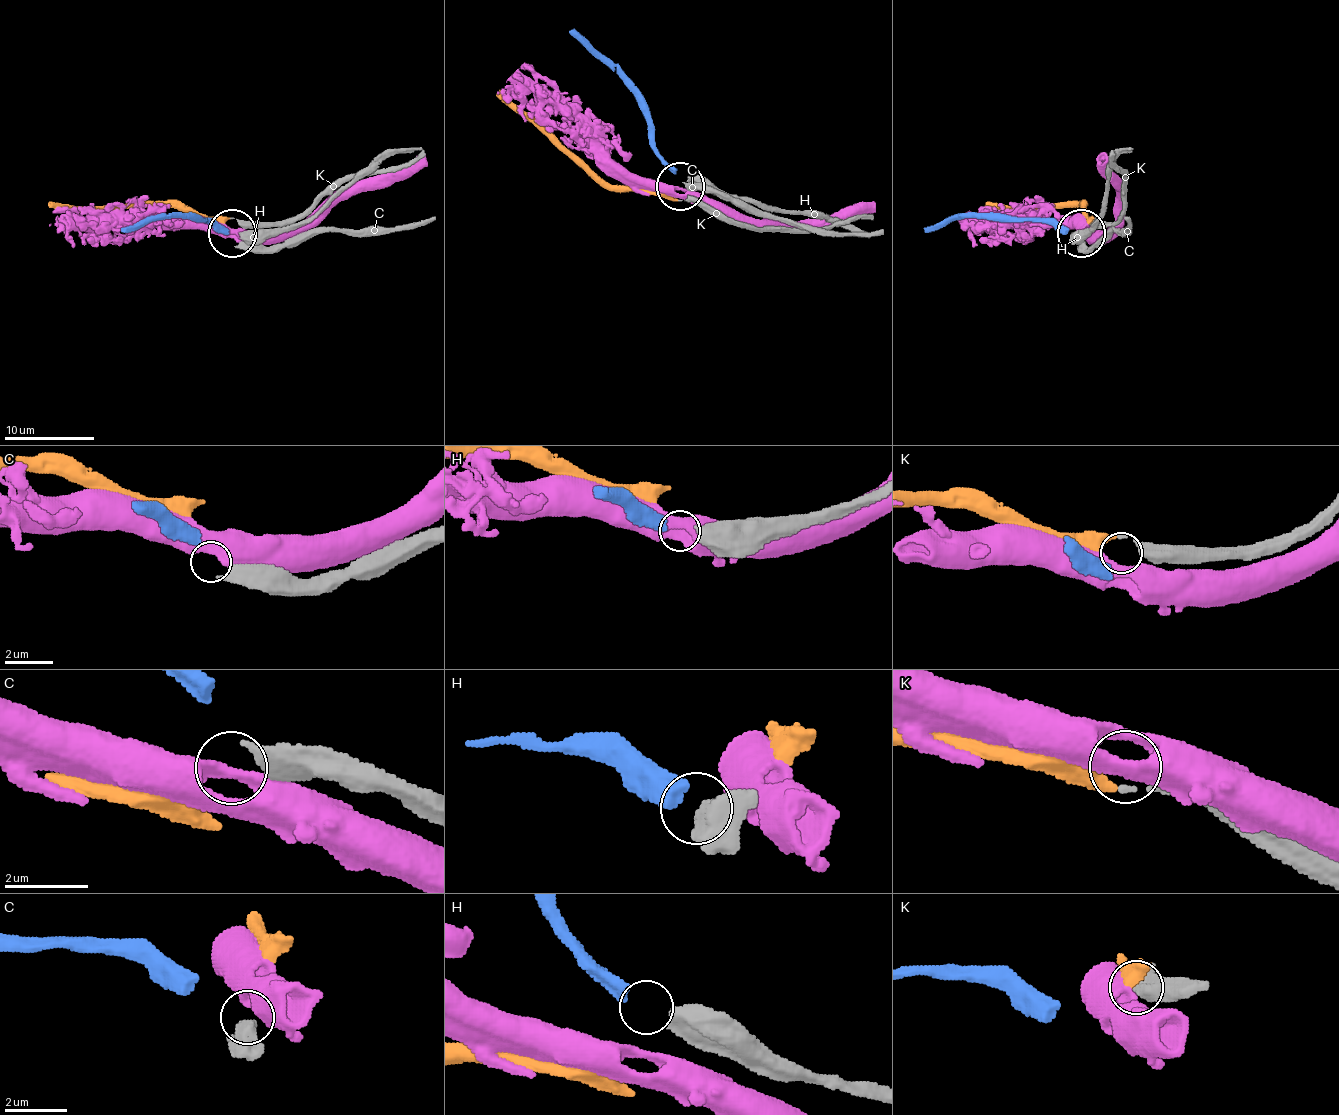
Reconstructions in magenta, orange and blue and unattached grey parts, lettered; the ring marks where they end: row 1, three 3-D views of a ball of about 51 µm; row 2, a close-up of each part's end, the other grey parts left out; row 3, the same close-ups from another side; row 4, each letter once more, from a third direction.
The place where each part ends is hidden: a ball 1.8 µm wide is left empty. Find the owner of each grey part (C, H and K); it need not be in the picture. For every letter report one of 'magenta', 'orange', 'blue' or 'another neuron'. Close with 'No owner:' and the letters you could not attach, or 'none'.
C: another neuron
H: blue
K: orange
No owner: C

